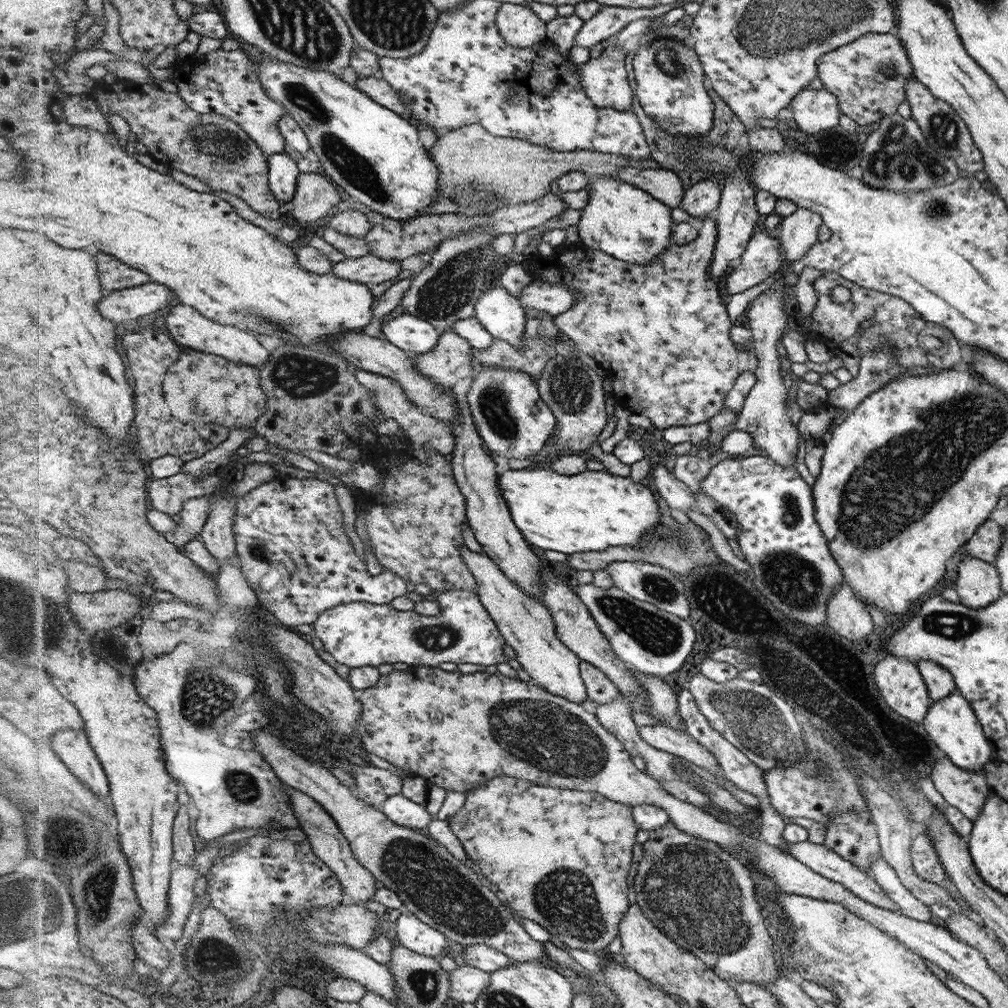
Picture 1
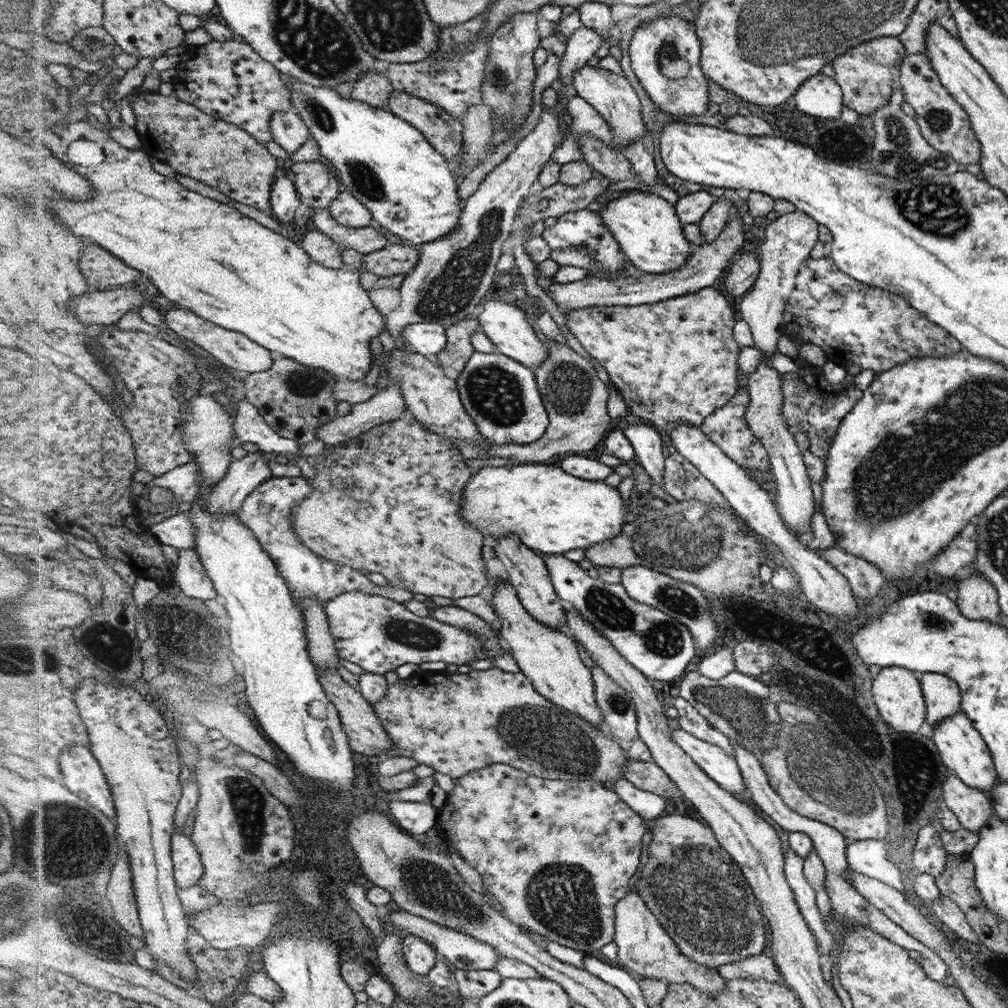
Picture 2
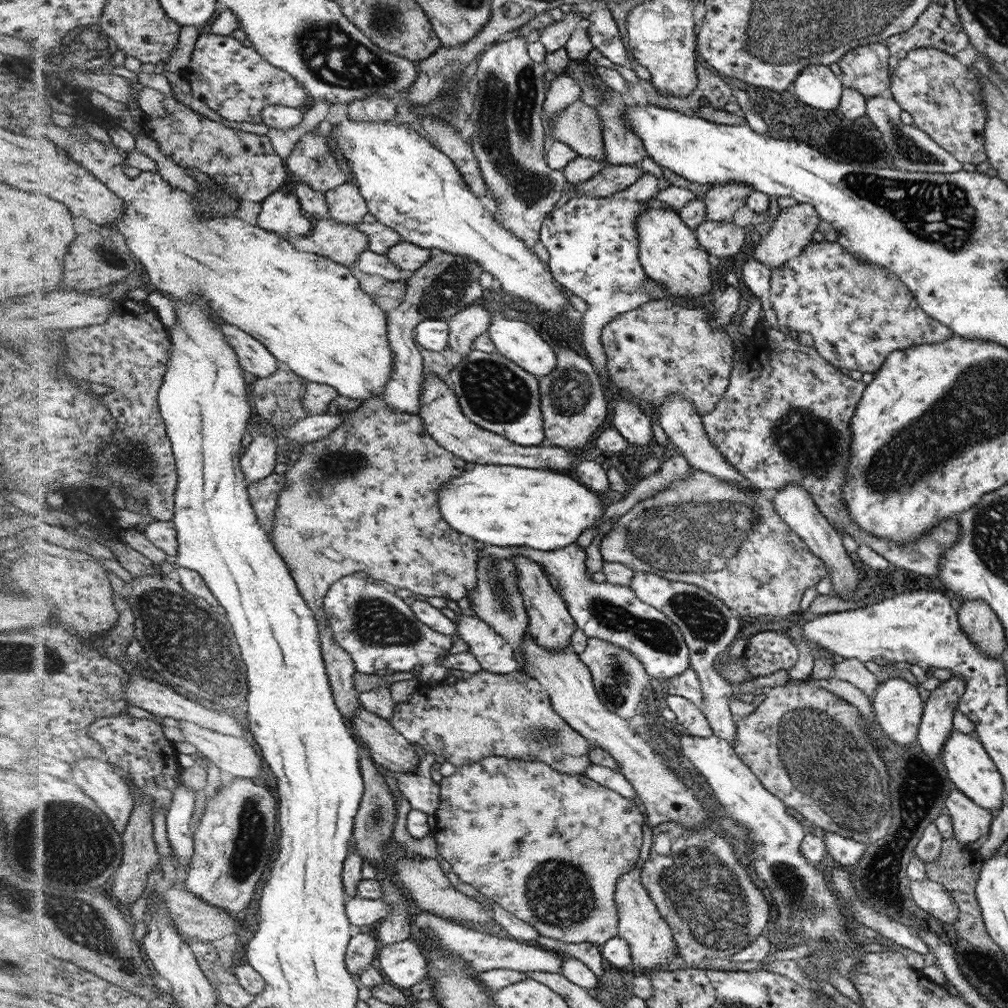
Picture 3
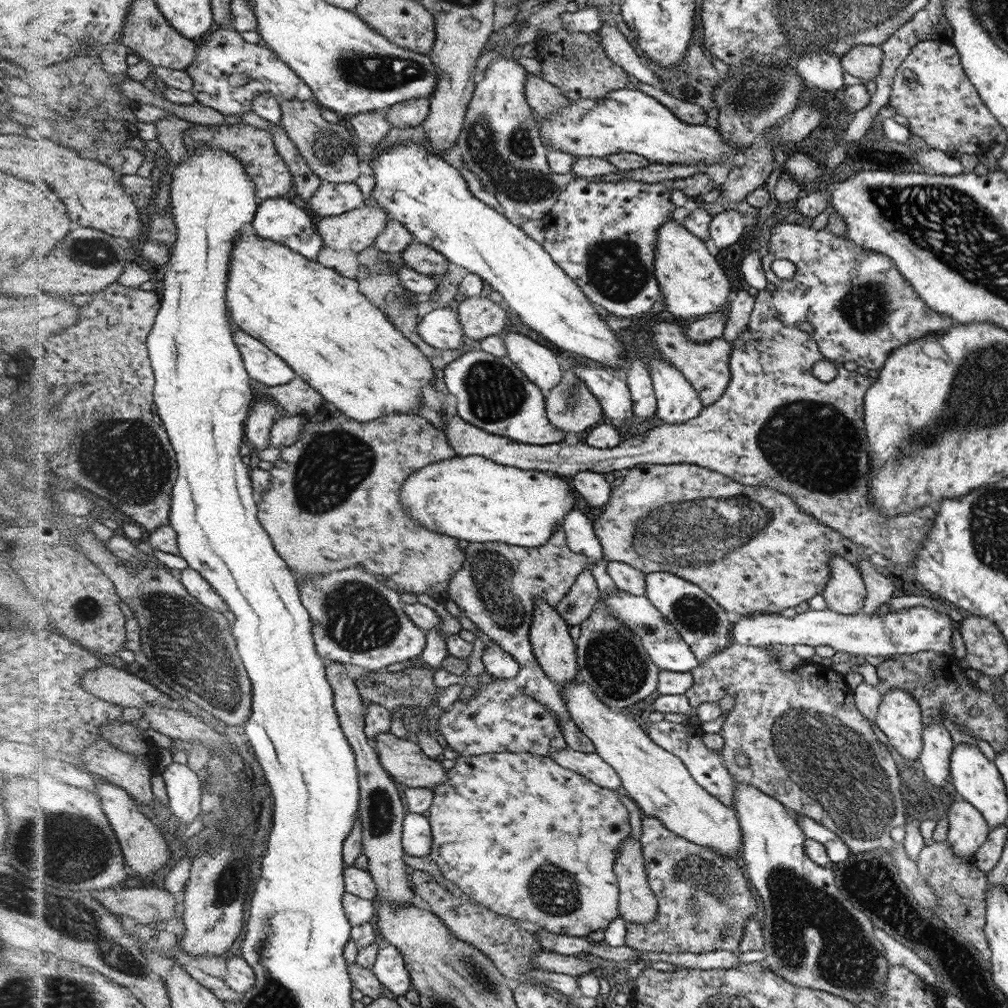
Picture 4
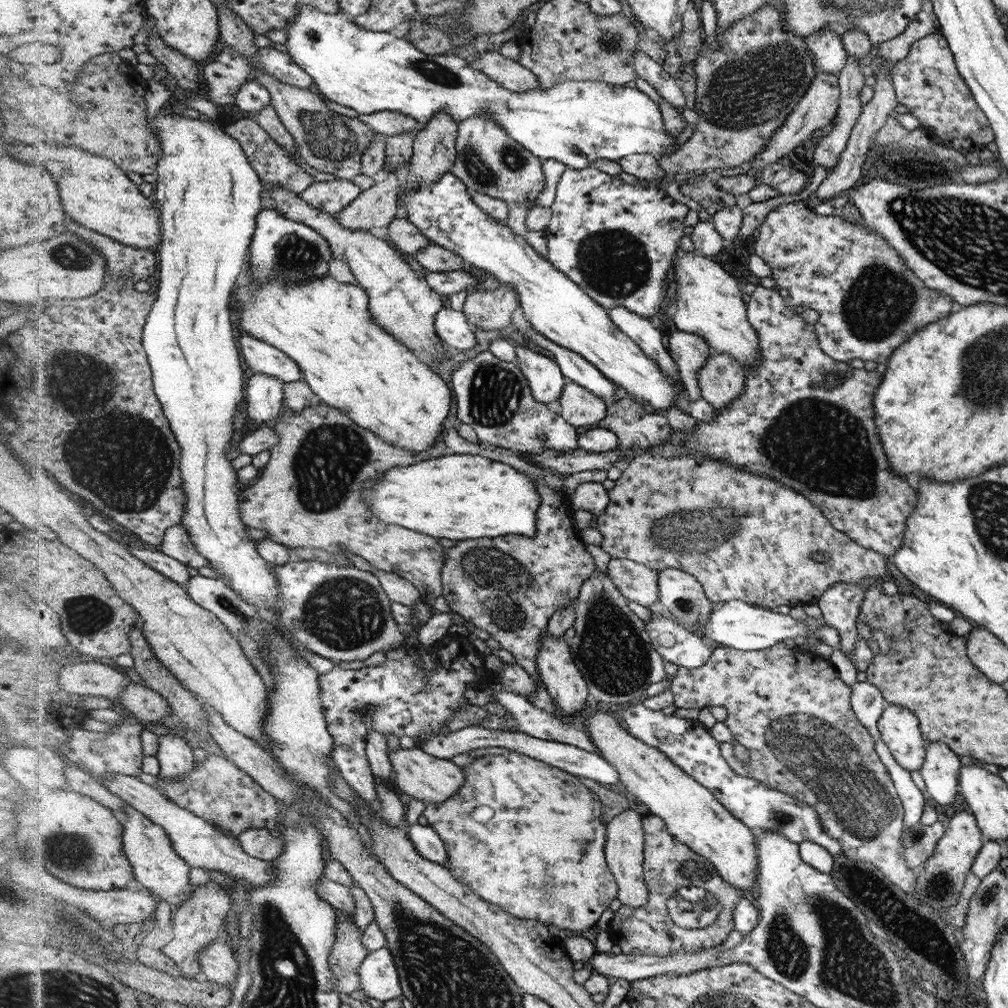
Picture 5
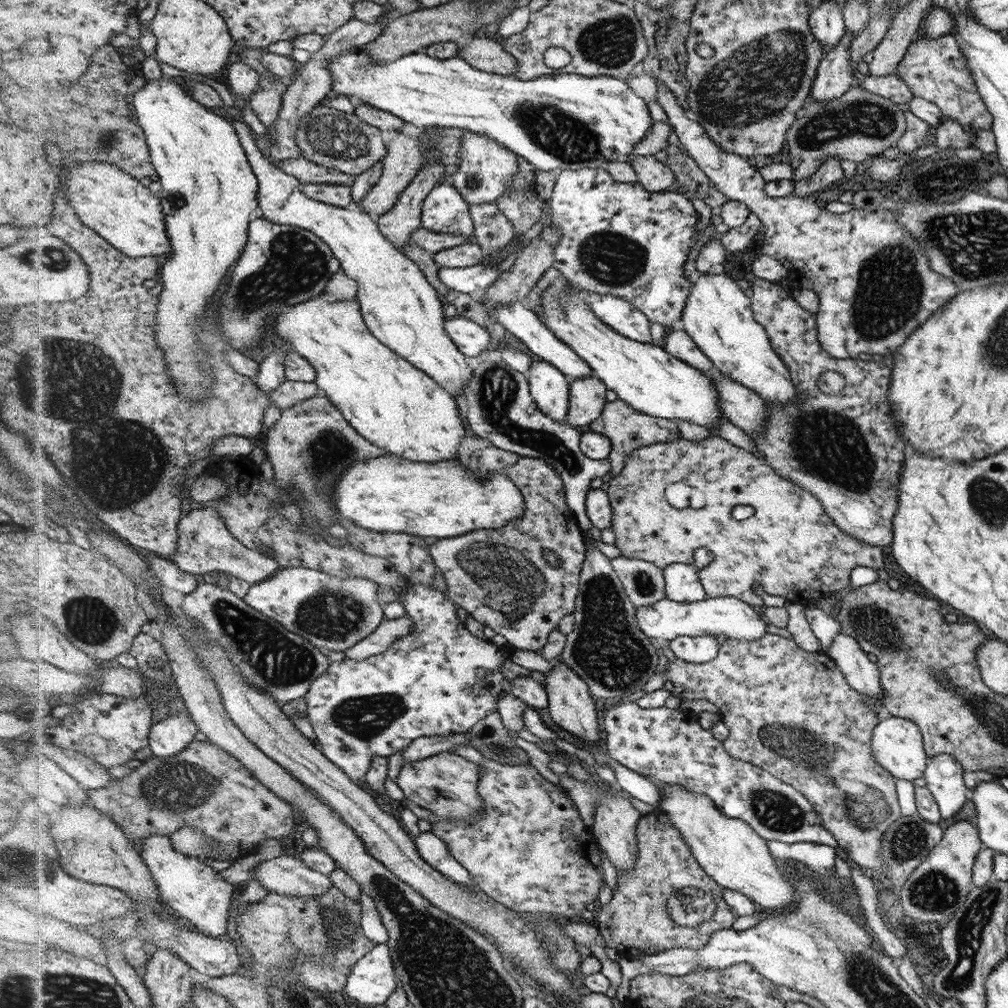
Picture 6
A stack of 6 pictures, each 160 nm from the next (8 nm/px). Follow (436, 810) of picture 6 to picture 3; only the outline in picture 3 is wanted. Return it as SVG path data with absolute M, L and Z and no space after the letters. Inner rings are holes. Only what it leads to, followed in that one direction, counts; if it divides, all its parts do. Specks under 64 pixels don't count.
M360 707L351 722L355 736L365 744L373 762L394 773L415 773L420 765L414 744L374 711Z

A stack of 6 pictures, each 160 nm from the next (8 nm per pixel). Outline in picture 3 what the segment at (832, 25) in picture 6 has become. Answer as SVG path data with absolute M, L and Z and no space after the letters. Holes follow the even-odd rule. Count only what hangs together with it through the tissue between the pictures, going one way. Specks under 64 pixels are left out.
M809 65L798 75L793 91L804 104L812 108L834 110L840 105L844 84L829 66Z

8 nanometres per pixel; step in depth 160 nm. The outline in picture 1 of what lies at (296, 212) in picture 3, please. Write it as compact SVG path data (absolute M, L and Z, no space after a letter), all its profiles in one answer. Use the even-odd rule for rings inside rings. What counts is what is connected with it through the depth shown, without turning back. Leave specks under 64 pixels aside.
M288 150L271 155L271 185L282 205L289 206L293 199L298 175L301 173L297 166L297 159L288 154Z

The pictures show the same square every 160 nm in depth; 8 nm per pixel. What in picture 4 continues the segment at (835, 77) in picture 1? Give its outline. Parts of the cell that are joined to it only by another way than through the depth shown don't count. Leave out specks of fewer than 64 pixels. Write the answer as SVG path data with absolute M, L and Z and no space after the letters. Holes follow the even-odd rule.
M856 45L842 56L844 70L853 77L864 80L871 87L874 79L881 73L881 62L884 51L881 45Z

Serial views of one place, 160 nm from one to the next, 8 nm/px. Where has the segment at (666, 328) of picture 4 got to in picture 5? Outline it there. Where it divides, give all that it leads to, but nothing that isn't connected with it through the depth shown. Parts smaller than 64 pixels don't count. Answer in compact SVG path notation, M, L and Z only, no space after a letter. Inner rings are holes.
M712 353L697 372L701 398L716 410L732 405L745 392L744 370L729 354Z

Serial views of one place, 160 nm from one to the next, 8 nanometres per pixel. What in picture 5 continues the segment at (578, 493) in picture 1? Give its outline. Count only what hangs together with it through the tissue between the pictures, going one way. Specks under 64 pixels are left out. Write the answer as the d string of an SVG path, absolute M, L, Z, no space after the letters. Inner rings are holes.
M450 453L439 458L412 464L412 466L396 466L392 470L388 470L380 484L376 484L372 488L366 488L366 502L370 504L374 514L378 514L378 518L382 518L383 523L406 526L409 531L416 530L439 539L449 538L456 541L465 541L478 538L496 538L510 534L524 534L527 537L535 536L537 534L537 512L541 508L541 495L538 494L537 487L534 486L534 482L530 482L530 478L526 476L526 473L519 472L508 464L496 462L496 460L490 460L490 458L484 458L484 456Z

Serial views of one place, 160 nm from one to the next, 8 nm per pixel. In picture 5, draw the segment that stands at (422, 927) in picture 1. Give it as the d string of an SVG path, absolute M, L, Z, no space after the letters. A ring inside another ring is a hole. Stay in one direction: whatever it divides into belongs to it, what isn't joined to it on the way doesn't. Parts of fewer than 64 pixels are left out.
M387 946L369 953L361 963L360 979L362 997L375 998L385 1003L403 994L394 959Z

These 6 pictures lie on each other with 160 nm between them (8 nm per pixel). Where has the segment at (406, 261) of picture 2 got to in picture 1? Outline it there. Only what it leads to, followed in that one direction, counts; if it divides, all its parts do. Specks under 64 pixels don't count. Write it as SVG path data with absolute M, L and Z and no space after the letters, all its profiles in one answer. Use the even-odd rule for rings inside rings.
M368 254L360 258L345 258L342 262L337 262L331 273L338 278L350 279L352 282L375 285L396 278L402 271L401 261L384 260Z

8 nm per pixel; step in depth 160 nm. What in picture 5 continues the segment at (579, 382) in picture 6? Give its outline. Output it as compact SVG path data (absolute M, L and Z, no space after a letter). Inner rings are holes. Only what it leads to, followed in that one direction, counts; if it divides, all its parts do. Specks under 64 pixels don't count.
M568 380L560 398L560 415L576 428L590 426L607 416L606 404L600 395Z

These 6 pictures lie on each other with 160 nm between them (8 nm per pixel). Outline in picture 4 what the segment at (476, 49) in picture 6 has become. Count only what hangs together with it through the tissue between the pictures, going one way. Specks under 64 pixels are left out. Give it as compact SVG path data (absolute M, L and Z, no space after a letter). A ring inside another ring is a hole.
M528 72L526 74L528 81L525 84L525 95L533 112L537 113L541 120L547 120L551 114L555 113L555 110L571 102L571 99L567 99L557 86Z

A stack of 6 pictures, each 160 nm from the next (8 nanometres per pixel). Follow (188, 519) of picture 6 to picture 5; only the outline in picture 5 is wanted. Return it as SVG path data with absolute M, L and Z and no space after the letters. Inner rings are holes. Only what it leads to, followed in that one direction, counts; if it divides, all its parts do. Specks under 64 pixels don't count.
M183 523L167 530L160 550L172 556L172 558L178 560L180 563L186 564L194 571L199 568L213 568L214 566L212 565L212 561L200 554L200 549L196 549L196 544L194 544L189 530Z

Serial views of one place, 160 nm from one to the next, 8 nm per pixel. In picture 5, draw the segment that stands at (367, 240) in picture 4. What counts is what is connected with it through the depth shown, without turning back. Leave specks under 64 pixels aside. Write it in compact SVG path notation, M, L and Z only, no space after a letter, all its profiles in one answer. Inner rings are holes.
M396 170L388 172L388 177L381 182L376 182L372 188L361 192L360 196L352 202L352 204L346 206L341 213L337 215L338 221L341 226L345 226L348 230L363 230L364 232L370 232L372 228L382 228L382 226L388 226L392 224L394 220L397 220L397 216L400 211L399 194L401 192L400 182L394 175Z

